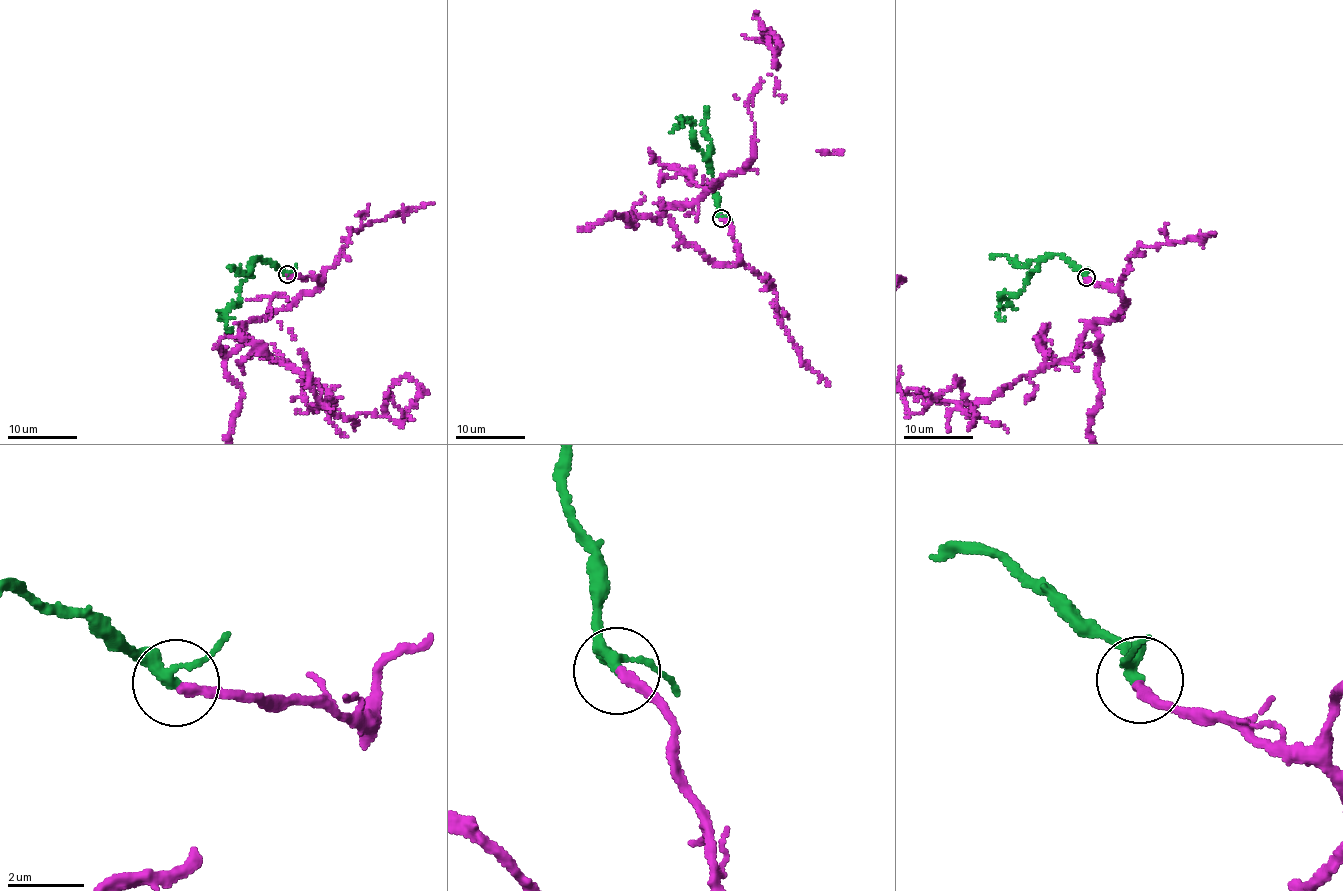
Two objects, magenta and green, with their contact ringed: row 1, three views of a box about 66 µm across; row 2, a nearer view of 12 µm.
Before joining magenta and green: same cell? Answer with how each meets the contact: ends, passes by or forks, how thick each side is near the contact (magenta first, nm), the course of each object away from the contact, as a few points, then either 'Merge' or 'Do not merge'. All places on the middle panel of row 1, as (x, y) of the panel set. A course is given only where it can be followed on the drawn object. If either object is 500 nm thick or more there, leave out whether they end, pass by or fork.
At the ring magenta ends. At the ring green passes by. Thickness 260 nm (magenta) against 240 nm. Course of green: (721, 218), (711, 169), (698, 147), (693, 145), (692, 123), (680, 118), (684, 126). Merge

